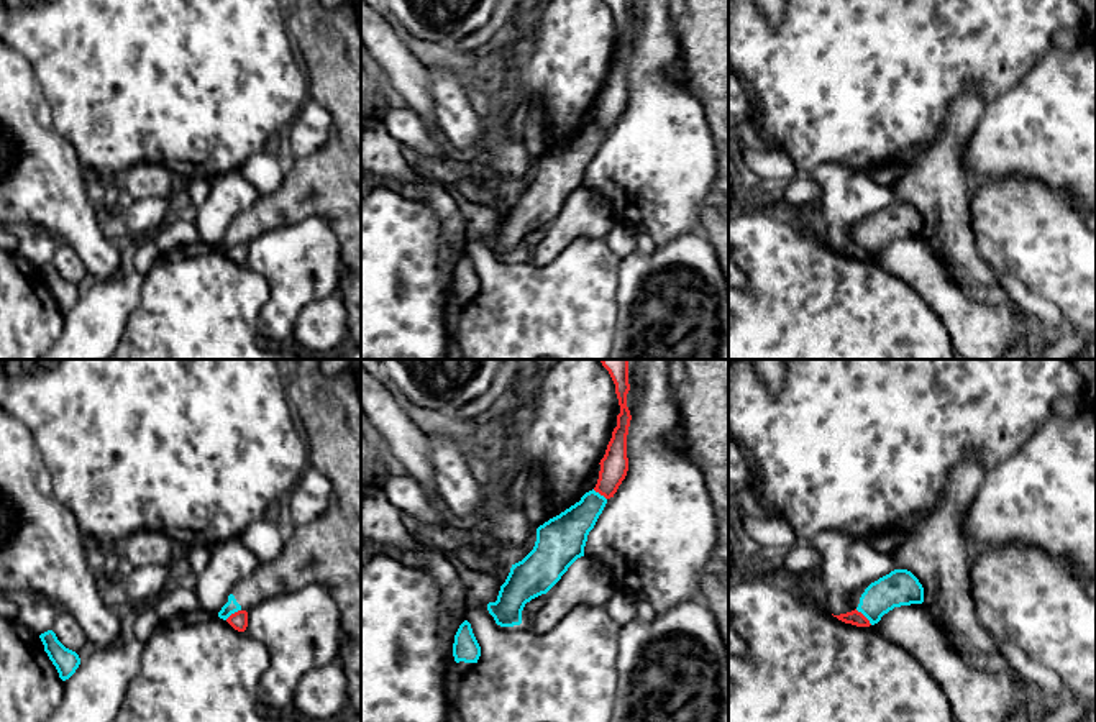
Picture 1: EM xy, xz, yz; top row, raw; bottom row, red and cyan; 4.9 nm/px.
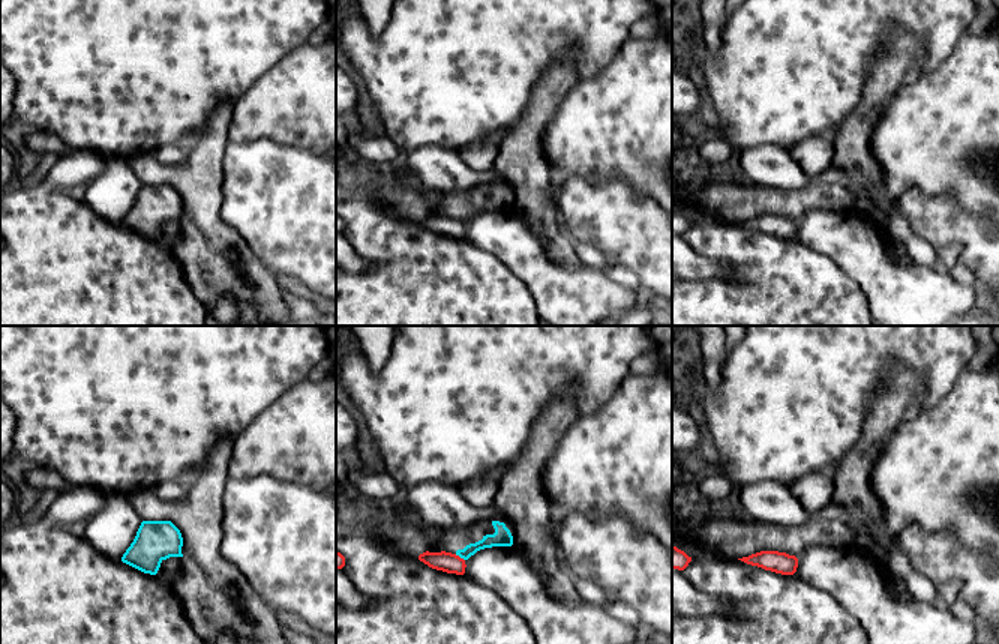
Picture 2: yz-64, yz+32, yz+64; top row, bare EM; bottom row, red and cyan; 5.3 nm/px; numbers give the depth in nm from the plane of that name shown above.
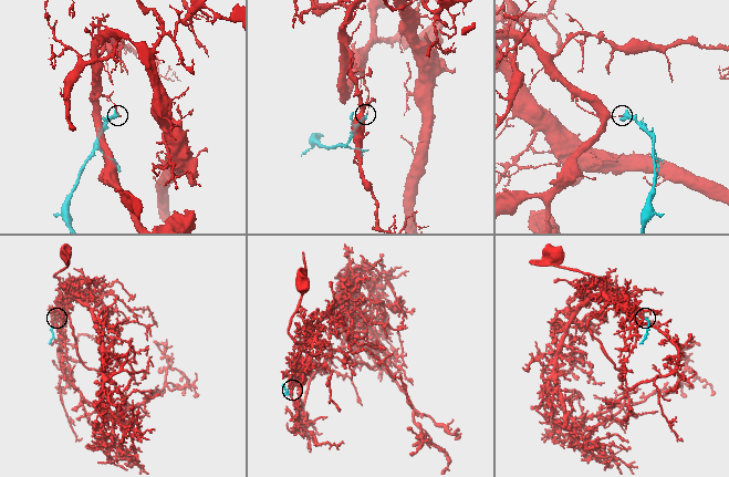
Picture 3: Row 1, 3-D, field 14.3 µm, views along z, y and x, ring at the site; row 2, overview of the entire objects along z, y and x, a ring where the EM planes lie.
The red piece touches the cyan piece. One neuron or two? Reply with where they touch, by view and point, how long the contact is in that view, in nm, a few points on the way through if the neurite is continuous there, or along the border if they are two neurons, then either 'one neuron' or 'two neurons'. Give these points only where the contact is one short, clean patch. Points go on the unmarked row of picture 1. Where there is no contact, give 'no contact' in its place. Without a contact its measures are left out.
meets red in yz at (863, 248); contact 120 nm long; border along yz (855, 242), (872, 256); two neurons

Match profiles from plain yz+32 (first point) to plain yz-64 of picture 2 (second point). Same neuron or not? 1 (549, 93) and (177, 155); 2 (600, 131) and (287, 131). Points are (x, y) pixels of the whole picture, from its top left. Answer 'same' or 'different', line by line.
1: different
2: same

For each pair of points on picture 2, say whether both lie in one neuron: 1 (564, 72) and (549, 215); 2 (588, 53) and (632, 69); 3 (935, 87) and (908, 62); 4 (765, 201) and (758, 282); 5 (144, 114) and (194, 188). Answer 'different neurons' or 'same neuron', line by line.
1: same neuron
2: different neurons
3: different neurons
4: different neurons
5: different neurons

